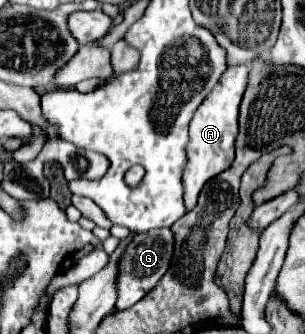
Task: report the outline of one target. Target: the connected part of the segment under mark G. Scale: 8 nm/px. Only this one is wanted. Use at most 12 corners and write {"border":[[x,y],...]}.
{"border":[[169,228],[137,234],[119,264],[115,312],[133,306],[169,270]]}

